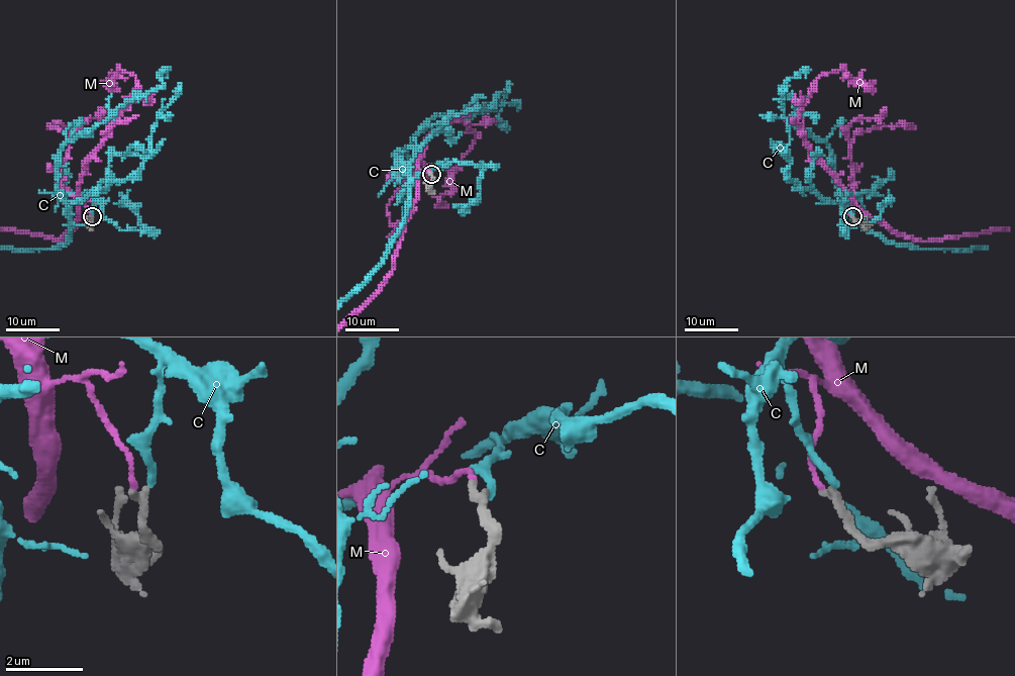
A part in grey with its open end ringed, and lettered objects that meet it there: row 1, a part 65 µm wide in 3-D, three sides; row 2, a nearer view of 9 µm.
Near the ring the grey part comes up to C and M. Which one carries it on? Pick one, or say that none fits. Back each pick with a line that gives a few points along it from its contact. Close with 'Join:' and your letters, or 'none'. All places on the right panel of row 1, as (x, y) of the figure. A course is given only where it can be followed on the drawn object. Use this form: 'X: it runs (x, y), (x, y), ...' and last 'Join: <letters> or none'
Join: C

